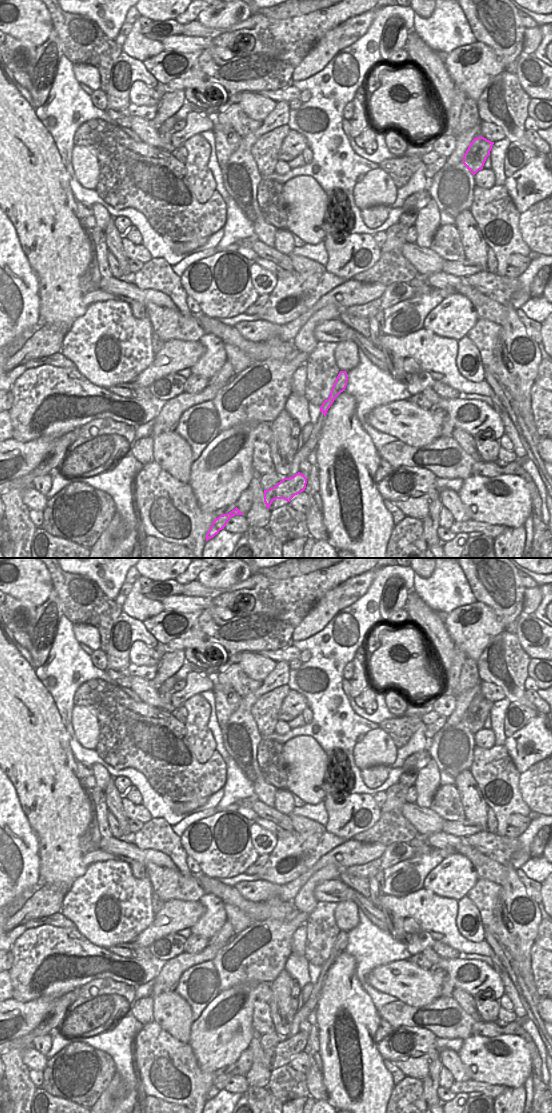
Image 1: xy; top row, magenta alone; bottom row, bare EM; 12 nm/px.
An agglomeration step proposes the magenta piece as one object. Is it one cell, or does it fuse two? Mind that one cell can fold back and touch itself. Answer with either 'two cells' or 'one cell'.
two cells

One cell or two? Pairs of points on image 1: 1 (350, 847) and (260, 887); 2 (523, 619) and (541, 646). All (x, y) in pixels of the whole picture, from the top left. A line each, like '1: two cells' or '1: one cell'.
1: one cell
2: one cell

